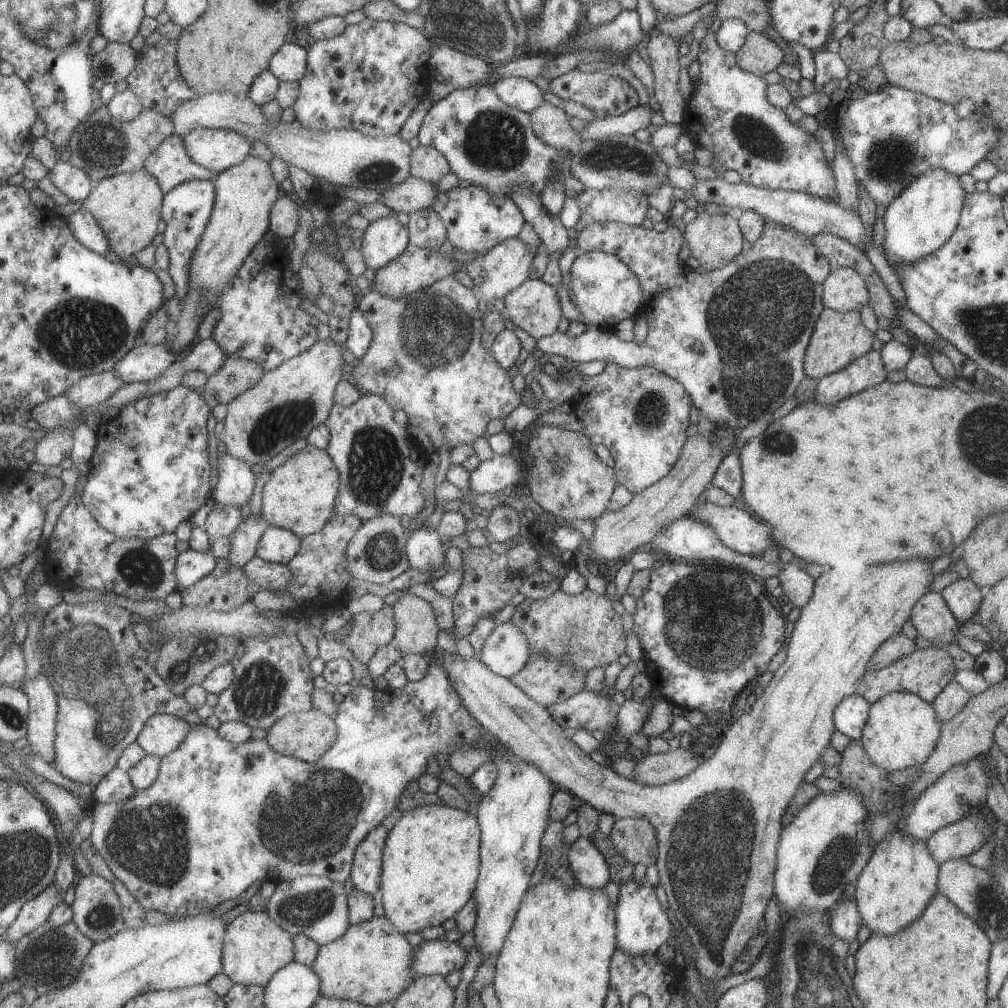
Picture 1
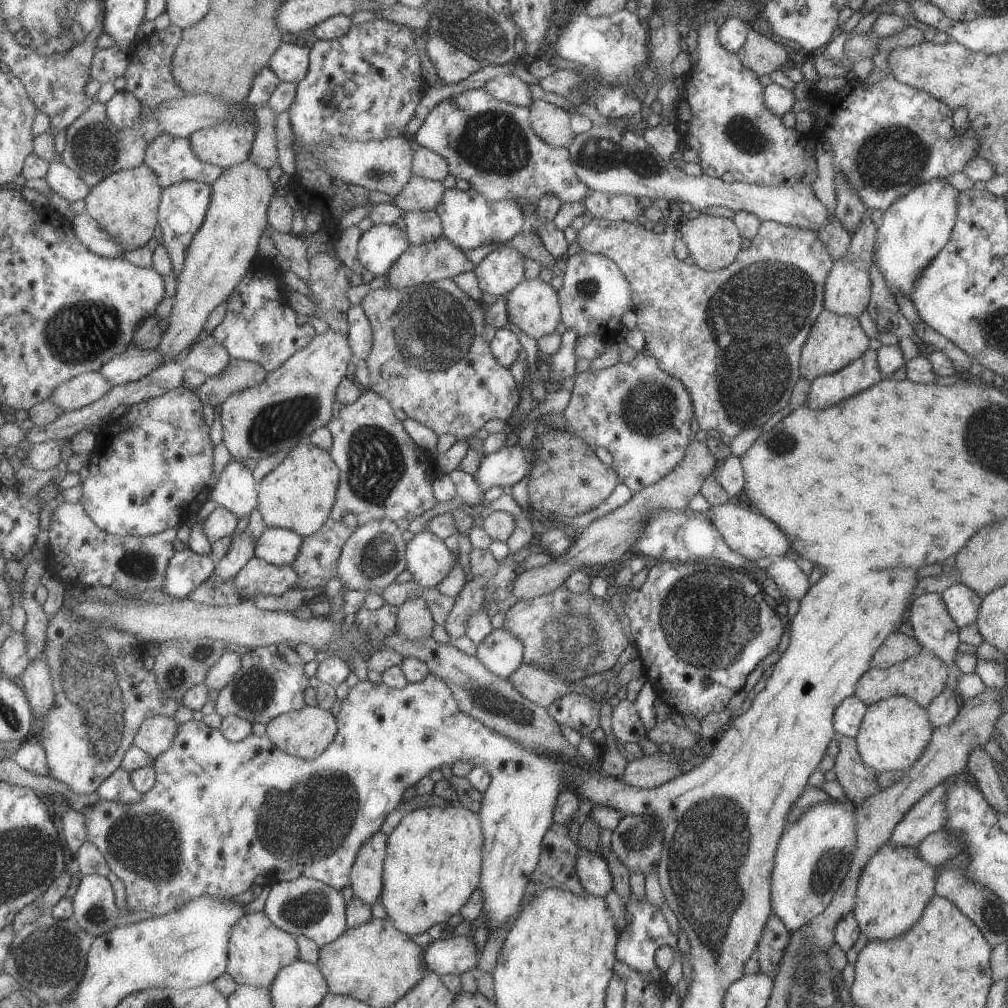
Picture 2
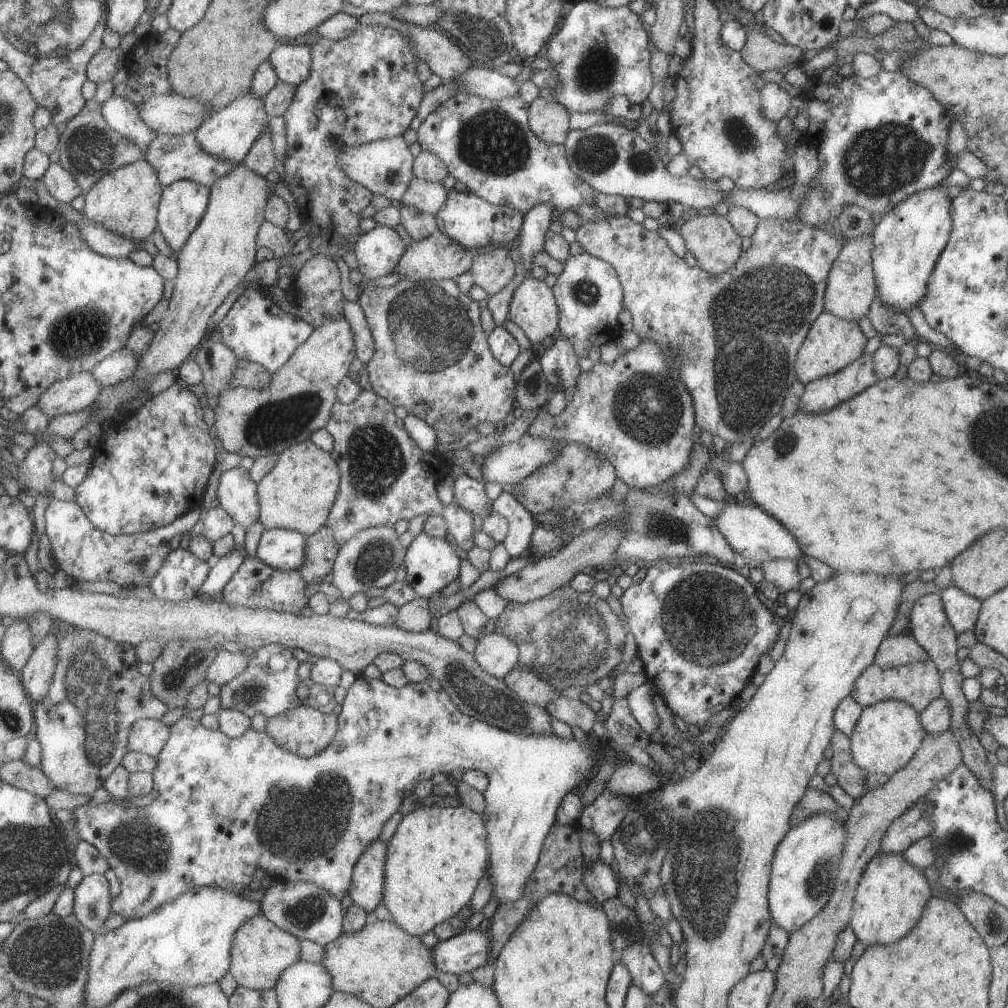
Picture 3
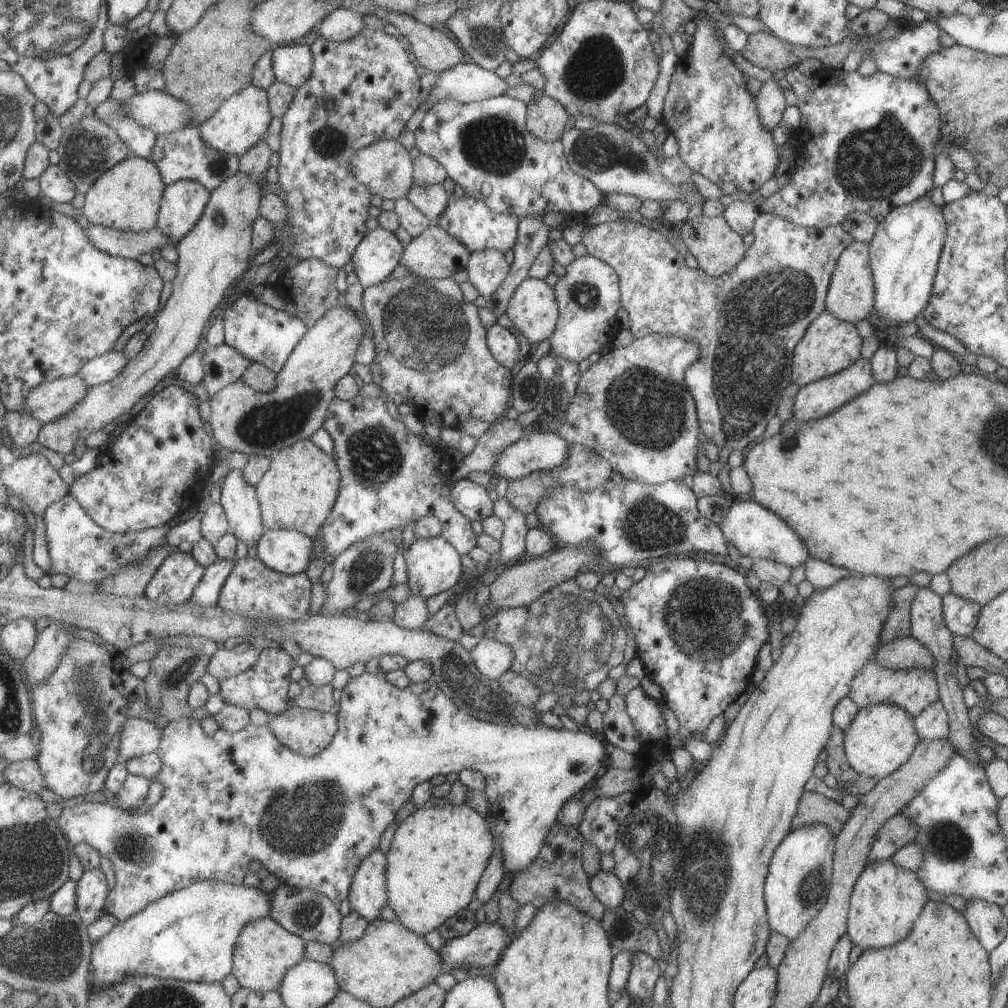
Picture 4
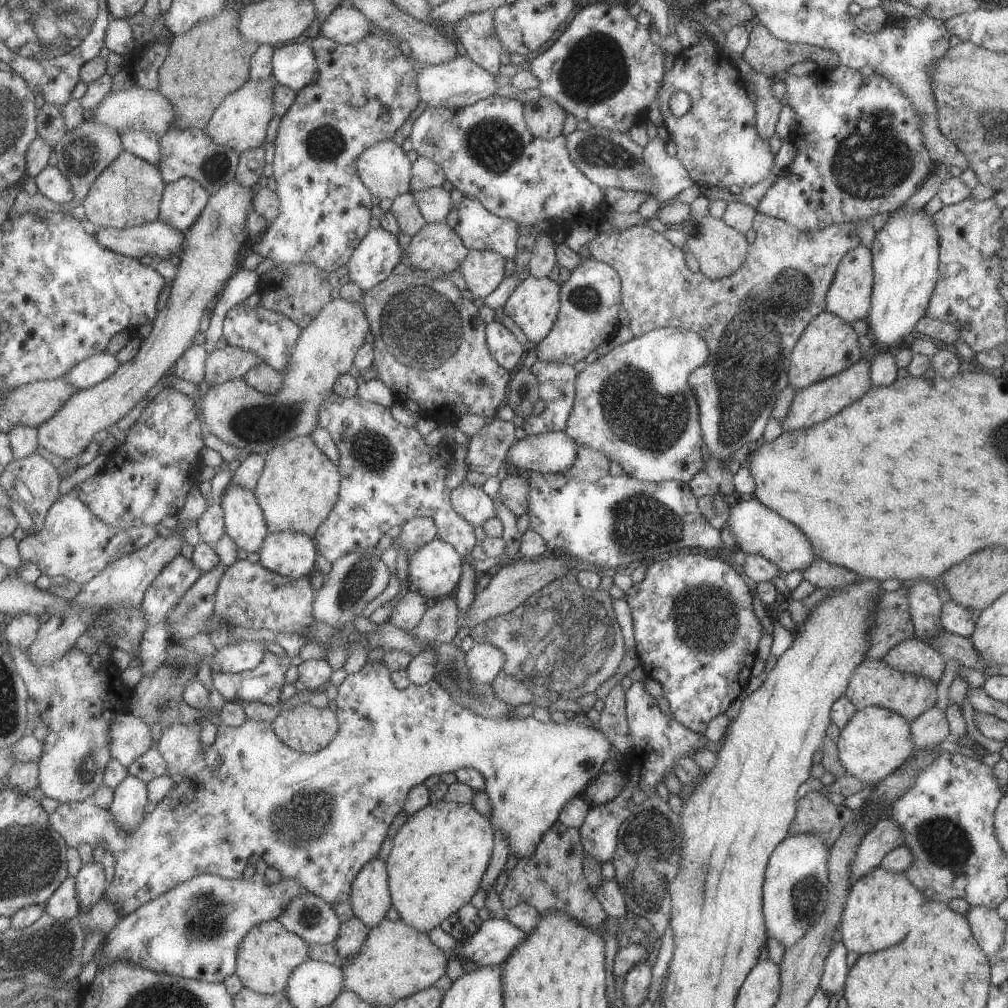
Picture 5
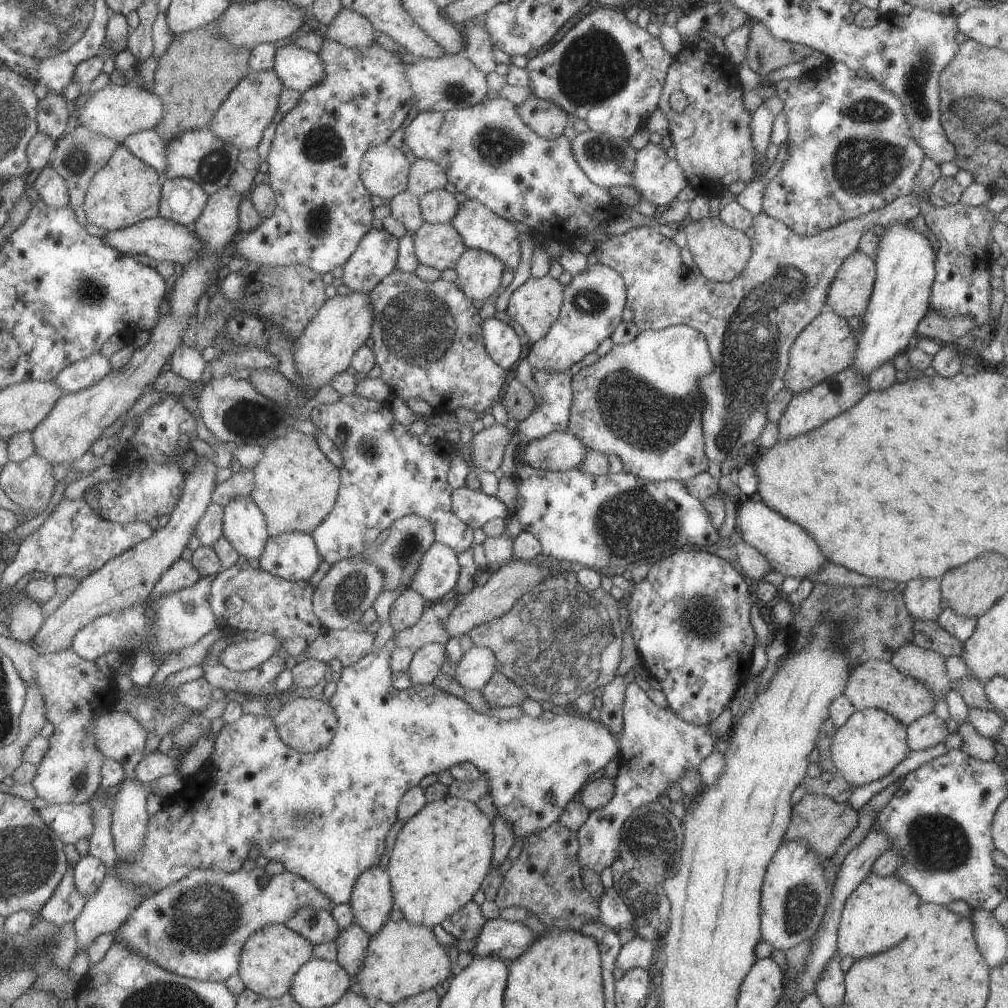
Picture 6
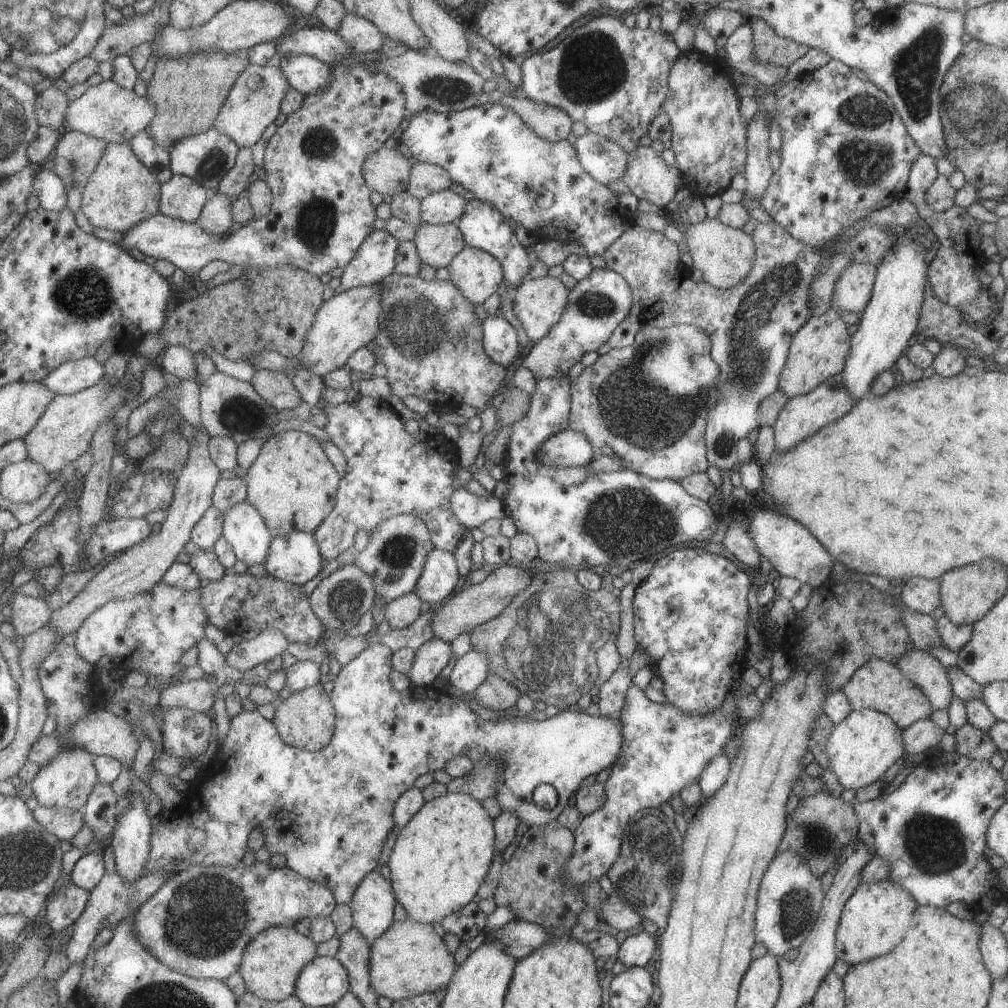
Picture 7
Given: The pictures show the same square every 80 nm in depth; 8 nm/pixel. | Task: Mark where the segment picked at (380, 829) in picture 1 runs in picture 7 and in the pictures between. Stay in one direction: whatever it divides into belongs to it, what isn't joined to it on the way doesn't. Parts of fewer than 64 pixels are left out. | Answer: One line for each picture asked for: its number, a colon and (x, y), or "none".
2: (366, 871)
3: (365, 890)
4: (367, 895)
5: (369, 896)
6: (371, 900)
7: (372, 902)

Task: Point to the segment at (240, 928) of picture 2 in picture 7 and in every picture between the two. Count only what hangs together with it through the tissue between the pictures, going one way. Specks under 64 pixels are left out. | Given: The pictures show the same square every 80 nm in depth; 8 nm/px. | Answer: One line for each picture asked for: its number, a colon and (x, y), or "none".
3: (259, 951)
4: (264, 950)
5: (268, 953)
6: (271, 955)
7: (270, 964)

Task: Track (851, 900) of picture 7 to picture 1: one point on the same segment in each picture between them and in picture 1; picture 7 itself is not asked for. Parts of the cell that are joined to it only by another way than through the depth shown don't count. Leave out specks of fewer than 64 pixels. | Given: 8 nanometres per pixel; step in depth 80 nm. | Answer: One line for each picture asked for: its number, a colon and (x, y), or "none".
1: (899, 880)
2: (894, 884)
3: (891, 893)
4: (884, 898)
5: (877, 904)
6: (874, 916)

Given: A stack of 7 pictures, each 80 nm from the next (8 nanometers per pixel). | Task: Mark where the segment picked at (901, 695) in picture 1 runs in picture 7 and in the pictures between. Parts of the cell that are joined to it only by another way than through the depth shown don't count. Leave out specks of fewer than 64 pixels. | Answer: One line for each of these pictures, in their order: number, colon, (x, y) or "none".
2: (894, 731)
3: (887, 734)
4: (880, 738)
5: (875, 740)
6: (870, 743)
7: (860, 748)

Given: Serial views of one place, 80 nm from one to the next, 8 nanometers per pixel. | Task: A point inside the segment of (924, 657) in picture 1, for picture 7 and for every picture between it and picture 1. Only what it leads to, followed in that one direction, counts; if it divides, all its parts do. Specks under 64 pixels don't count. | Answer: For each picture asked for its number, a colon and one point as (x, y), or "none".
2: (922, 677)
3: (917, 683)
4: (913, 689)
5: (873, 682)
6: (873, 683)
7: (878, 685)

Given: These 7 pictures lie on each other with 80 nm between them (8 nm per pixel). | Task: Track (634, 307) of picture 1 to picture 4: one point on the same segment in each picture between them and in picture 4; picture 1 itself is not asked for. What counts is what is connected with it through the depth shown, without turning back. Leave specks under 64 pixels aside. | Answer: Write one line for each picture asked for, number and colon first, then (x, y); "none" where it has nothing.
2: (594, 294)
3: (587, 292)
4: (587, 295)

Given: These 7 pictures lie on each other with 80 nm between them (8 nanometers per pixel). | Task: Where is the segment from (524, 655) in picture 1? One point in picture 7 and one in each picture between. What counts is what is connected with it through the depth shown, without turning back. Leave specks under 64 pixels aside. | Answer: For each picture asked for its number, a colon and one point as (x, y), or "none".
2: (500, 652)
3: (497, 655)
4: (492, 658)
5: (484, 661)
6: (477, 664)
7: (470, 670)

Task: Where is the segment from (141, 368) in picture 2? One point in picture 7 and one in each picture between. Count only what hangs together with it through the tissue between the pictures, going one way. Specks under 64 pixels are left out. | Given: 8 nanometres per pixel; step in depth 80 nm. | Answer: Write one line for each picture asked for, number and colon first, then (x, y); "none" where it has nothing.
3: (122, 366)
4: (102, 369)
5: (88, 373)
6: (85, 373)
7: (72, 377)

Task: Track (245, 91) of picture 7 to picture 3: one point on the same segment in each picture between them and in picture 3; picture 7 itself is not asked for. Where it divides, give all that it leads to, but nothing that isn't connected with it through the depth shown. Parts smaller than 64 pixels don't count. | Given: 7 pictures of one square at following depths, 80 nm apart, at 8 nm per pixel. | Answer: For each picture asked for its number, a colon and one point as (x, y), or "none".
3: (228, 133)
4: (241, 121)
5: (239, 123)
6: (240, 120)

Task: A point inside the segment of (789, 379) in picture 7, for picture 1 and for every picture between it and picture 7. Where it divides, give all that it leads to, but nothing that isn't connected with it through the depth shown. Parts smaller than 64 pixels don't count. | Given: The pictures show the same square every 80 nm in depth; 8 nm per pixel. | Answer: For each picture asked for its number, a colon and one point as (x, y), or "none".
1: (837, 339)
2: (834, 341)
3: (831, 343)
4: (829, 345)
5: (828, 345)
6: (825, 346)

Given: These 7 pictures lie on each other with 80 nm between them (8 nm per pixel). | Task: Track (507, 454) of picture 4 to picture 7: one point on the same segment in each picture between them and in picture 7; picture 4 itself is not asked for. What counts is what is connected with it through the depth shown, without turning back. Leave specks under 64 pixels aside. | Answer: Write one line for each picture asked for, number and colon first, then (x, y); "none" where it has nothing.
5: (554, 451)
6: (558, 451)
7: (567, 448)

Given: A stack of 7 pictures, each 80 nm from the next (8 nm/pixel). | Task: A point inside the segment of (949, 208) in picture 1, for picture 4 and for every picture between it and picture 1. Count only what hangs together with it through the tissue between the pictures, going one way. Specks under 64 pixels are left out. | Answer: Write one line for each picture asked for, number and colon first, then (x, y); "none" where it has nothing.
2: (913, 229)
3: (906, 241)
4: (904, 251)

